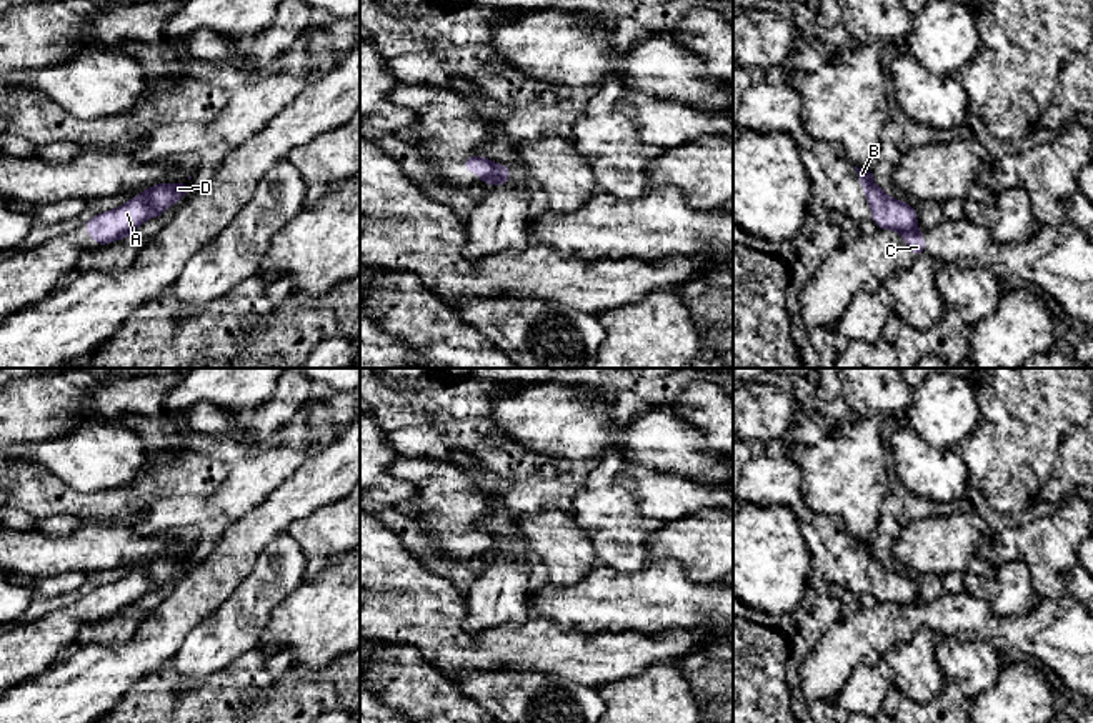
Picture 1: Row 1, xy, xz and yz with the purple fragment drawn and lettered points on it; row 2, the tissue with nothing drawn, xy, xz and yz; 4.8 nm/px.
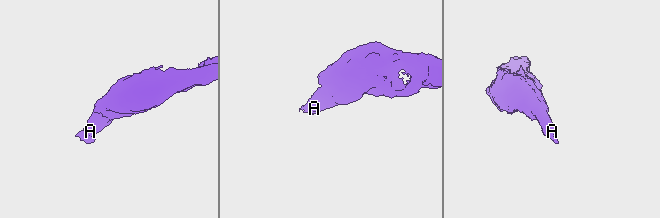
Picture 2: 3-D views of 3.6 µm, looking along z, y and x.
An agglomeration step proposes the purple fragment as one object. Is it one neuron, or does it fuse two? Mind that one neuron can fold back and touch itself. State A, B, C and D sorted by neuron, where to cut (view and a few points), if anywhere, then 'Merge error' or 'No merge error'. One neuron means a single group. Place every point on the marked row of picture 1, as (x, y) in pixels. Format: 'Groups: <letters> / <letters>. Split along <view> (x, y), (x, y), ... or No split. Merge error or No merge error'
Groups: A B D / C. Split along xz (497, 164), (485, 184). Merge error

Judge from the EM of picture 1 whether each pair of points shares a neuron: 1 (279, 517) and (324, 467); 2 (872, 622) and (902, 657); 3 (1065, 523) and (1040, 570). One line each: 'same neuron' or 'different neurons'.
1: same neuron
2: different neurons
3: same neuron

